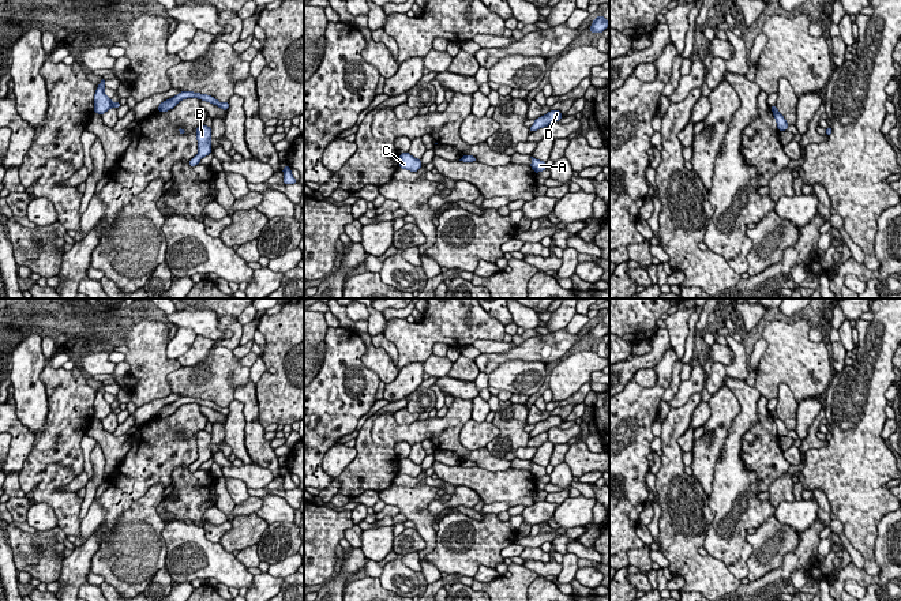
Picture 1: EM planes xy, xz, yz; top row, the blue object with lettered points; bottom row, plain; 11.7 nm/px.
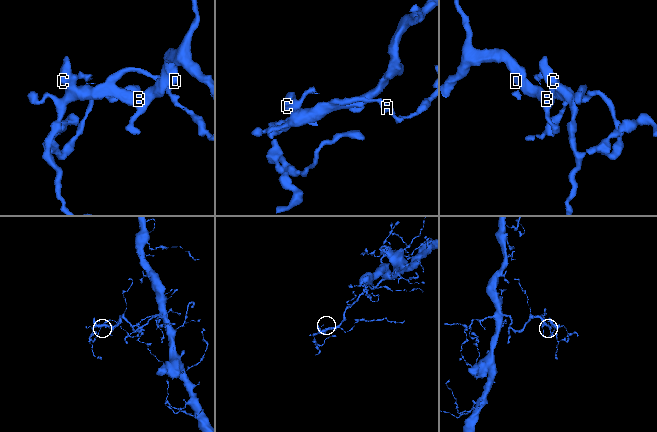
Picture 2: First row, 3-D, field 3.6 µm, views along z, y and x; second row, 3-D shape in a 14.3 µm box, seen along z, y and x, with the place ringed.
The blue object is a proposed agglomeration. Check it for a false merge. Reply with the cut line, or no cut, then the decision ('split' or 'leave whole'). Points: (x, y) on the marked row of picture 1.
no cut | leave whole

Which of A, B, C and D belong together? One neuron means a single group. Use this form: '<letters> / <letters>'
A B C D

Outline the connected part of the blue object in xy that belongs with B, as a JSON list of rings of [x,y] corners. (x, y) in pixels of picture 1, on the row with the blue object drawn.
[[[199,125],[196,128],[198,150],[199,153],[189,161],[189,166],[195,166],[199,161],[211,153],[211,127]]]

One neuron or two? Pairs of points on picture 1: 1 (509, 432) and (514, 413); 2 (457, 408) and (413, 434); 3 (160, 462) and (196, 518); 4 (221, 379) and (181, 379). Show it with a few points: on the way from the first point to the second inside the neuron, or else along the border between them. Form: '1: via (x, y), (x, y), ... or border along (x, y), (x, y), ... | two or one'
1: via (511, 428), (511, 417) | one
2: via (449, 420), (439, 429), (425, 429) | one
3: border along (188, 466), (177, 466), (173, 470), (171, 483) | two
4: via (211, 379), (191, 383) | one

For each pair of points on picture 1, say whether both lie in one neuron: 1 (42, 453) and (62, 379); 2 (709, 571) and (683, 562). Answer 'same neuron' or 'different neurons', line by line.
1: same neuron
2: same neuron

